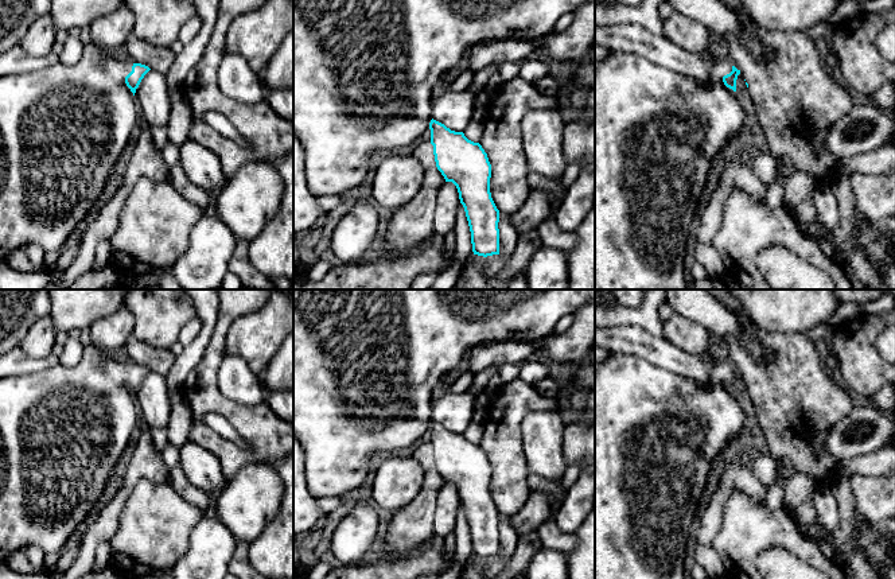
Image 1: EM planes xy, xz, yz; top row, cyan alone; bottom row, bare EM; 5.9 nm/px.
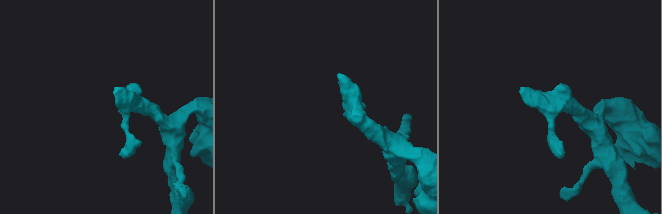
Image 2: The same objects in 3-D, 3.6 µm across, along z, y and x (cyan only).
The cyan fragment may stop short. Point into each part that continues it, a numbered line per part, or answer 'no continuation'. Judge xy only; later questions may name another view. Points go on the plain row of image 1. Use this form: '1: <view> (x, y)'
1: xy (62, 431)

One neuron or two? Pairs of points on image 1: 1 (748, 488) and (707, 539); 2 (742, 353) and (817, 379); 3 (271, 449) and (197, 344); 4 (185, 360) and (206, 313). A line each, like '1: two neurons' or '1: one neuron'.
1: one neuron
2: one neuron
3: two neurons
4: one neuron

